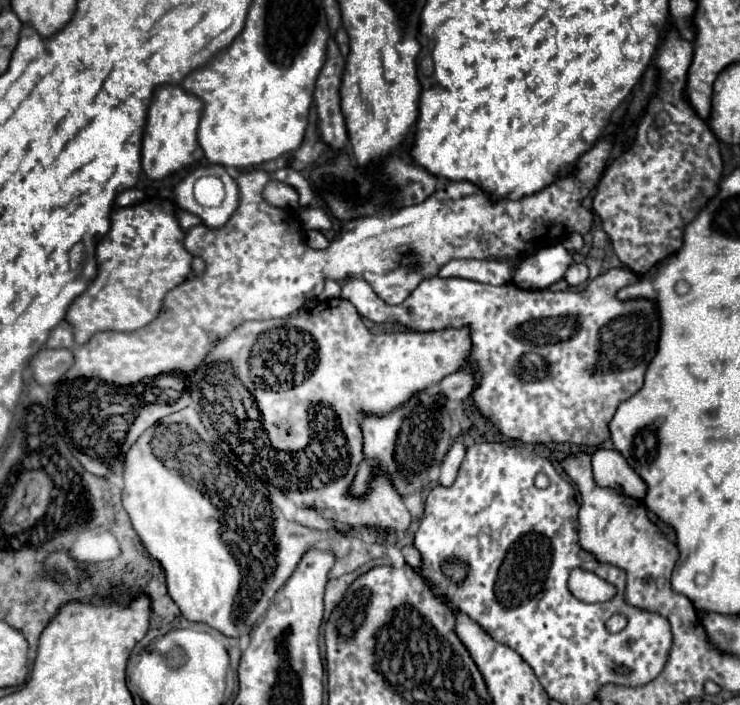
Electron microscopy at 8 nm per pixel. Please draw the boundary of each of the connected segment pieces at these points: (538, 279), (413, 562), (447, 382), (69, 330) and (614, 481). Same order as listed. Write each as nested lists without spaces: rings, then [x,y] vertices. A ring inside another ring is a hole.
[[[563,245],[545,247],[517,265],[513,283],[521,289],[547,289],[565,275],[571,263],[573,259]]]
[[[413,545],[403,547],[403,557],[405,558],[405,562],[409,563],[415,571],[419,571],[419,565],[421,565],[421,555],[419,555],[419,551],[417,551]]]
[[[457,371],[457,373],[451,373],[447,375],[441,383],[441,393],[449,399],[467,399],[473,389],[477,387],[477,379],[475,379],[475,373],[469,373],[469,371]]]
[[[61,321],[49,335],[47,347],[65,347],[65,349],[73,349],[75,347],[75,339],[73,339],[73,327],[67,321]]]
[[[599,447],[593,451],[593,475],[601,487],[619,487],[623,495],[643,499],[647,493],[645,481],[627,465],[625,457],[615,449]]]

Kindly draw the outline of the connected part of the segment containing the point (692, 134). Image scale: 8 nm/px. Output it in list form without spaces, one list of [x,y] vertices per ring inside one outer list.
[[[675,31],[663,33],[661,47],[659,47],[657,59],[655,59],[655,63],[653,63],[653,65],[657,67],[657,71],[659,71],[659,95],[655,95],[655,97],[649,101],[649,107],[647,107],[647,111],[645,111],[645,115],[643,115],[643,119],[641,119],[641,123],[639,123],[639,127],[637,127],[637,135],[635,135],[633,145],[631,145],[625,153],[621,153],[621,155],[605,169],[605,173],[603,173],[603,177],[601,177],[599,185],[597,185],[597,193],[595,193],[595,197],[593,197],[593,209],[595,209],[595,213],[601,217],[603,231],[611,237],[615,255],[621,259],[623,265],[627,265],[627,267],[629,267],[631,271],[635,271],[637,275],[649,273],[651,267],[655,267],[657,263],[661,263],[661,261],[667,259],[669,255],[677,253],[677,251],[681,249],[681,245],[683,245],[683,231],[685,231],[685,227],[687,227],[687,225],[699,215],[699,211],[701,211],[713,197],[717,197],[717,193],[719,193],[719,181],[721,181],[721,177],[723,177],[723,161],[721,161],[721,153],[719,153],[719,141],[715,139],[715,135],[711,133],[711,129],[707,127],[707,123],[695,113],[695,109],[691,107],[691,103],[689,103],[687,97],[685,97],[687,71],[689,71],[689,67],[691,67],[691,61],[693,61],[693,43],[681,39]]]

